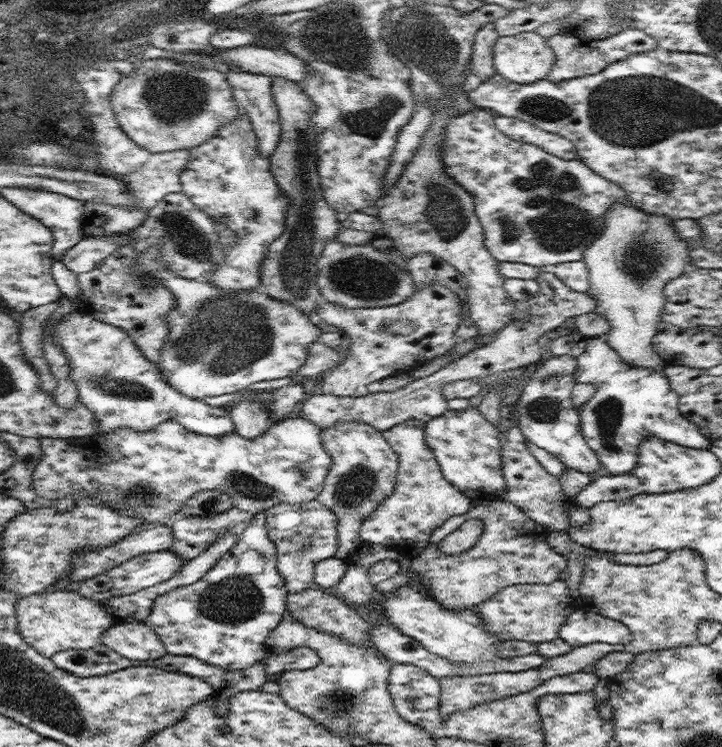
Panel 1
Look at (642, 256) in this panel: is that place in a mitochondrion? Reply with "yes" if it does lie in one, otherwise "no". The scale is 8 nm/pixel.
yes

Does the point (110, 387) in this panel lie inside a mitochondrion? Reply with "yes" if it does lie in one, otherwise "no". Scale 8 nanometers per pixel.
yes

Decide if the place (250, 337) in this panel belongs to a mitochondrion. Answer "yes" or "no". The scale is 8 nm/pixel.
yes

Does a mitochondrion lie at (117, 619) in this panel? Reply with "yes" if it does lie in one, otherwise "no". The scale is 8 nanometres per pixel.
no

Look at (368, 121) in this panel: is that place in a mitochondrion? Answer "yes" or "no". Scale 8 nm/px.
yes

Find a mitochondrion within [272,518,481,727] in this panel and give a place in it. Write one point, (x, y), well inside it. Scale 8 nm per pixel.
(337, 703)

